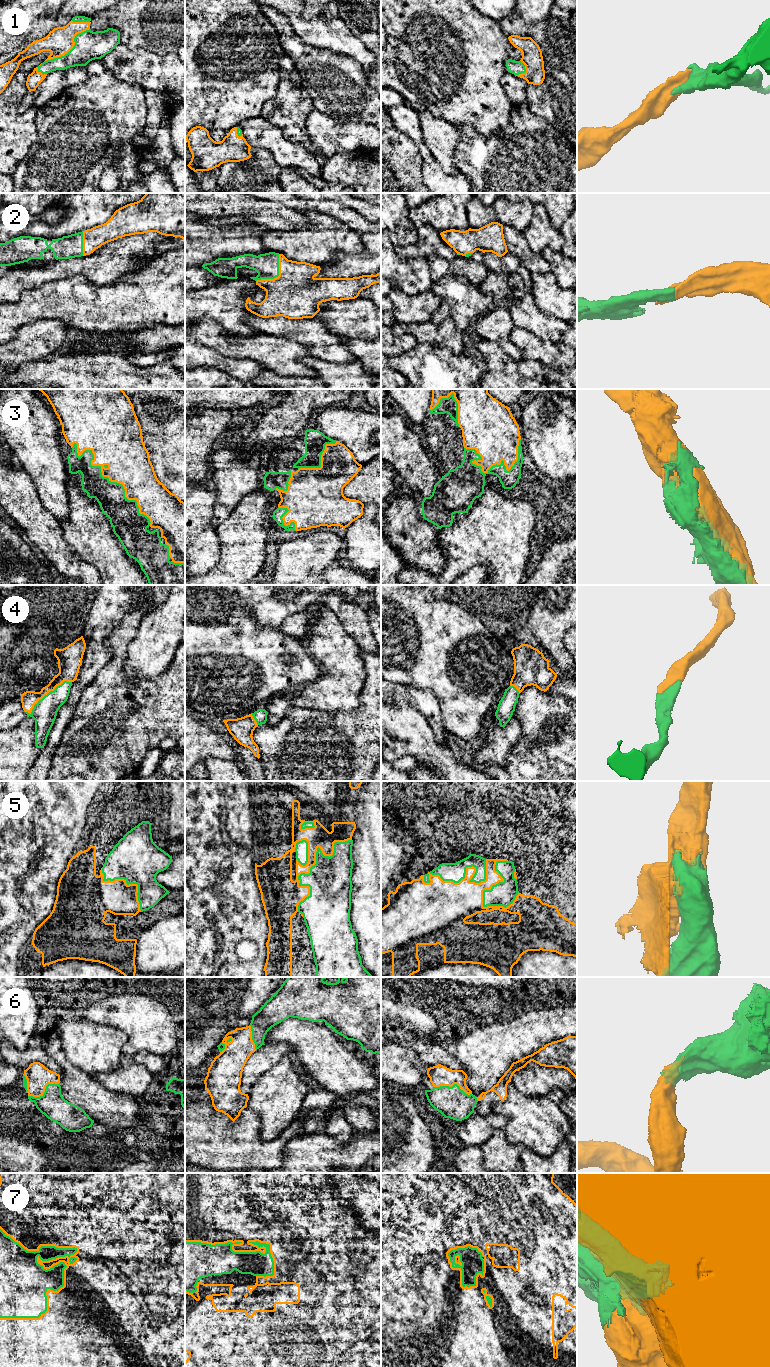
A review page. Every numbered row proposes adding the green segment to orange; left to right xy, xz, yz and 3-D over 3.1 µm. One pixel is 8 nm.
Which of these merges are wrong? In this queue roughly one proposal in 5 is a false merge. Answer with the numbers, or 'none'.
7

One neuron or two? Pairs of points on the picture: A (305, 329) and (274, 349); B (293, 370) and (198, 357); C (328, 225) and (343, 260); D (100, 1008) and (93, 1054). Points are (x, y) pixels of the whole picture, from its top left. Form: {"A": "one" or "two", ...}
{"A": "two", "B": "two", "C": "two", "D": "two"}

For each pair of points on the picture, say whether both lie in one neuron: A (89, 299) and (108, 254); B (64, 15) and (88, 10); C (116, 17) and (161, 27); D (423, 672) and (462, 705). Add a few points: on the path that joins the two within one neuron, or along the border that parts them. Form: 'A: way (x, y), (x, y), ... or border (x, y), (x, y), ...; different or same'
A: border (74, 274), (80, 274), (98, 286), (118, 281); different
B: way (70, 10), (82, 10); same
C: way (127, 17), (134, 17), (140, 23), (150, 23); same
D: way (433, 682), (452, 701); same

